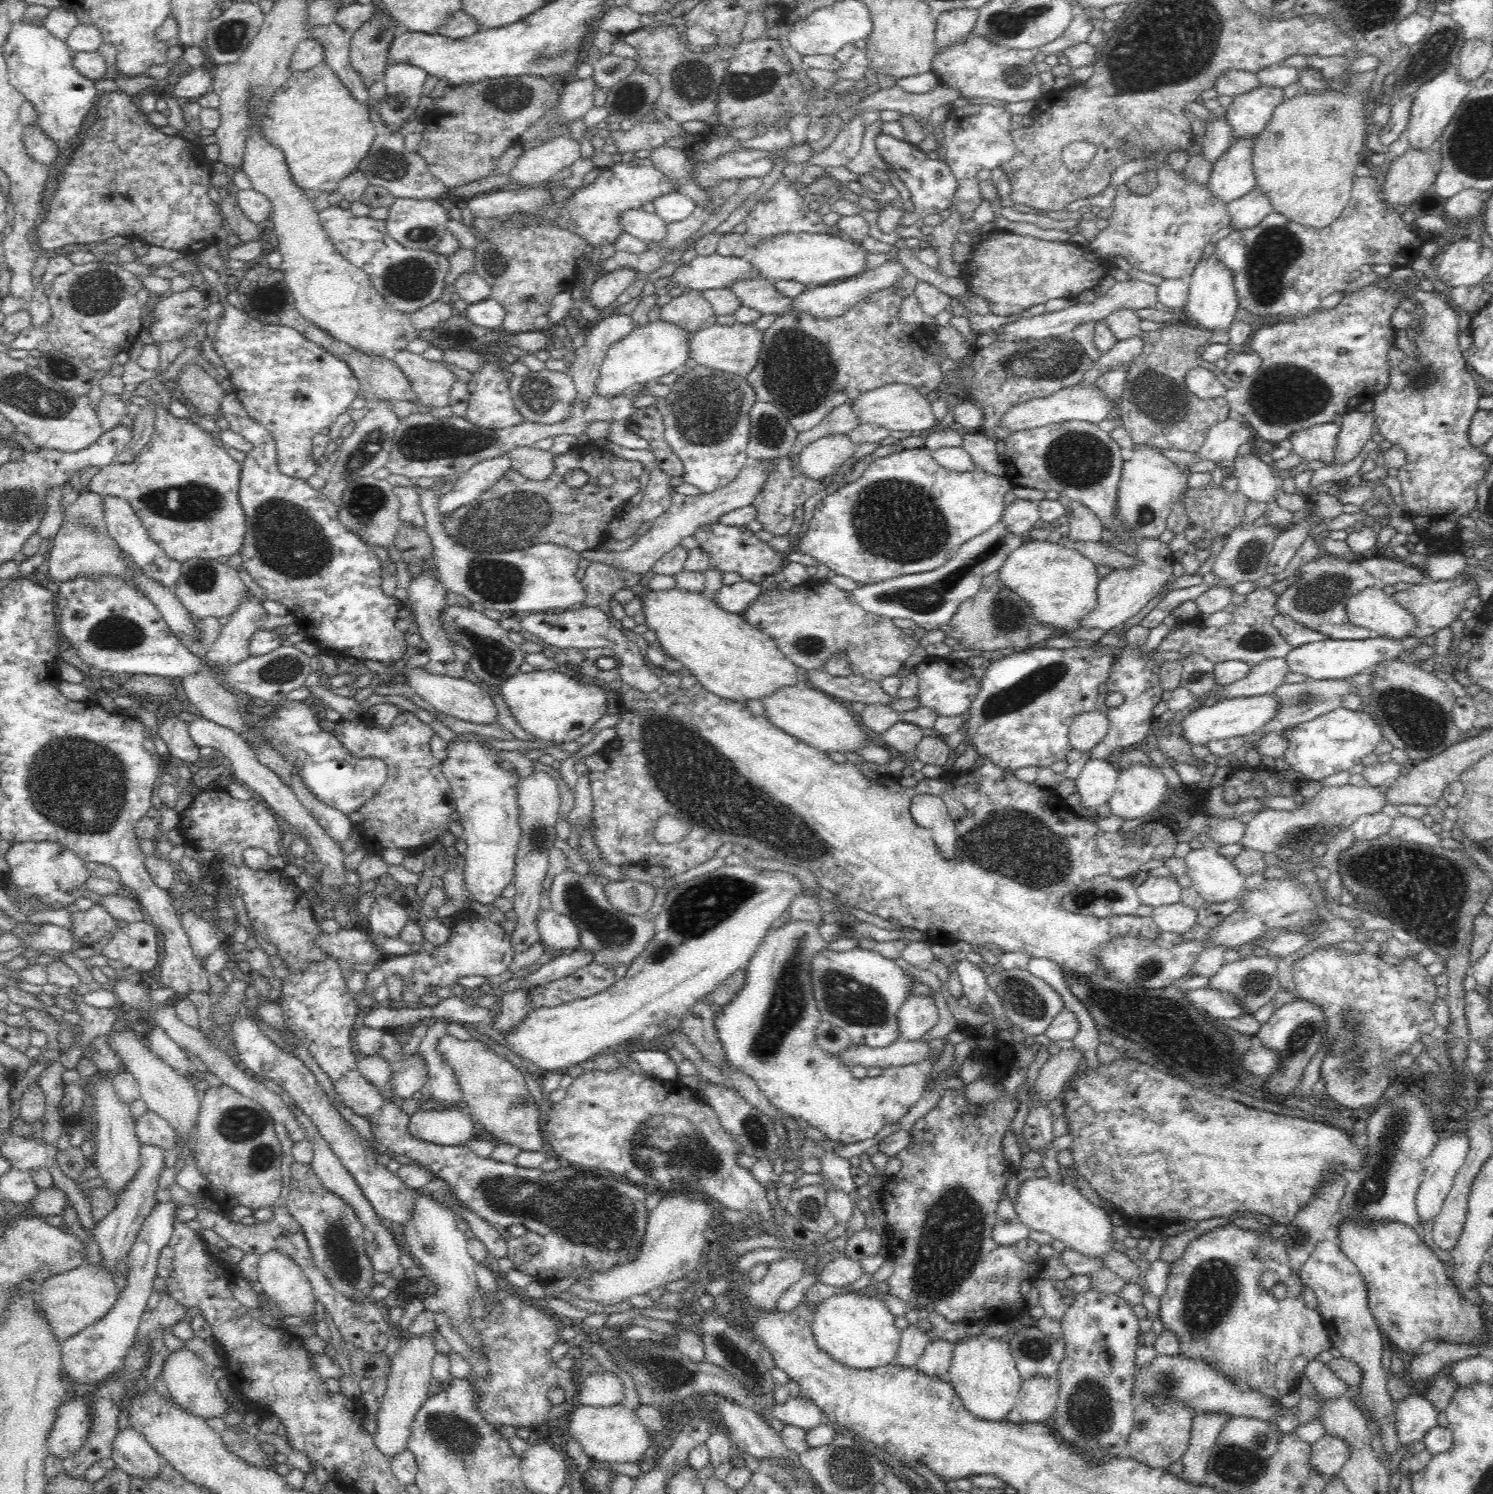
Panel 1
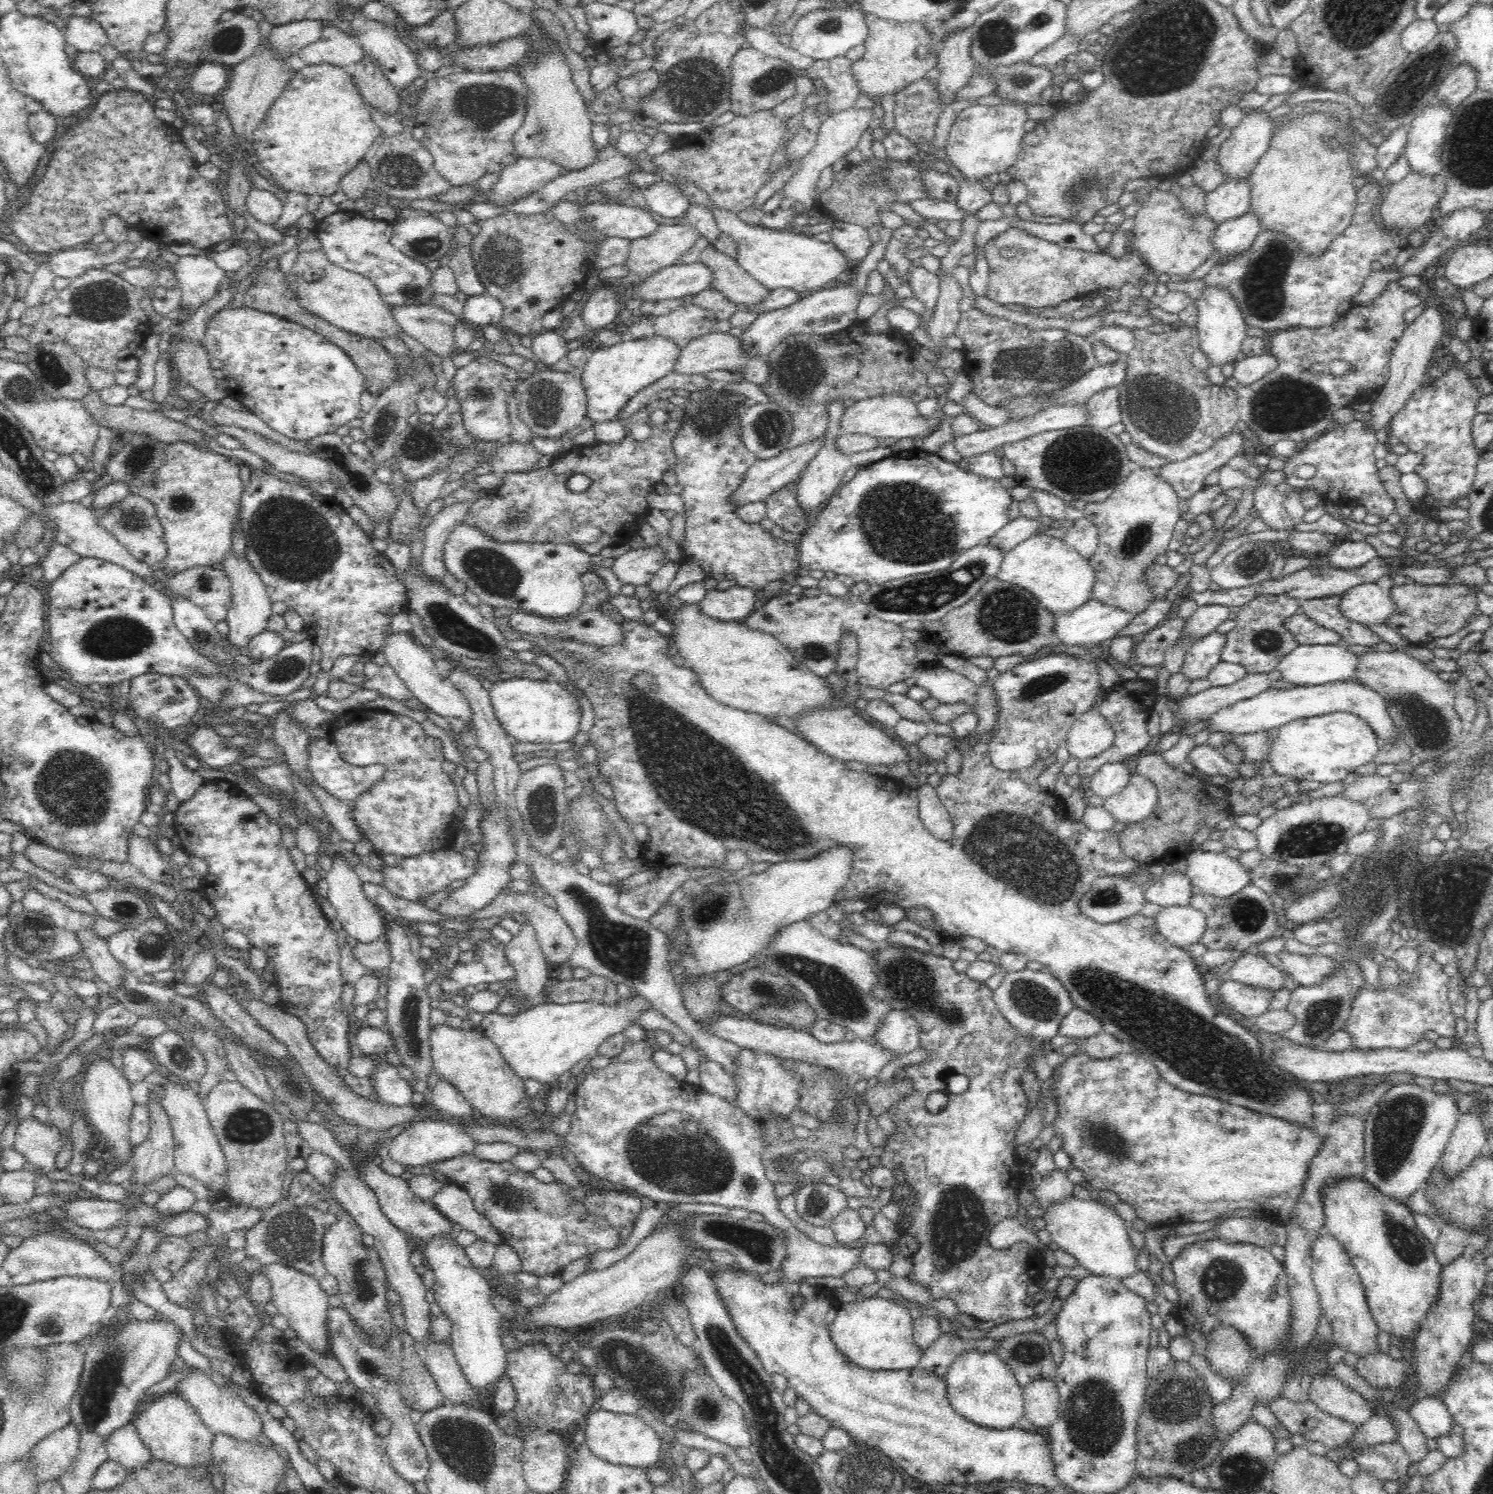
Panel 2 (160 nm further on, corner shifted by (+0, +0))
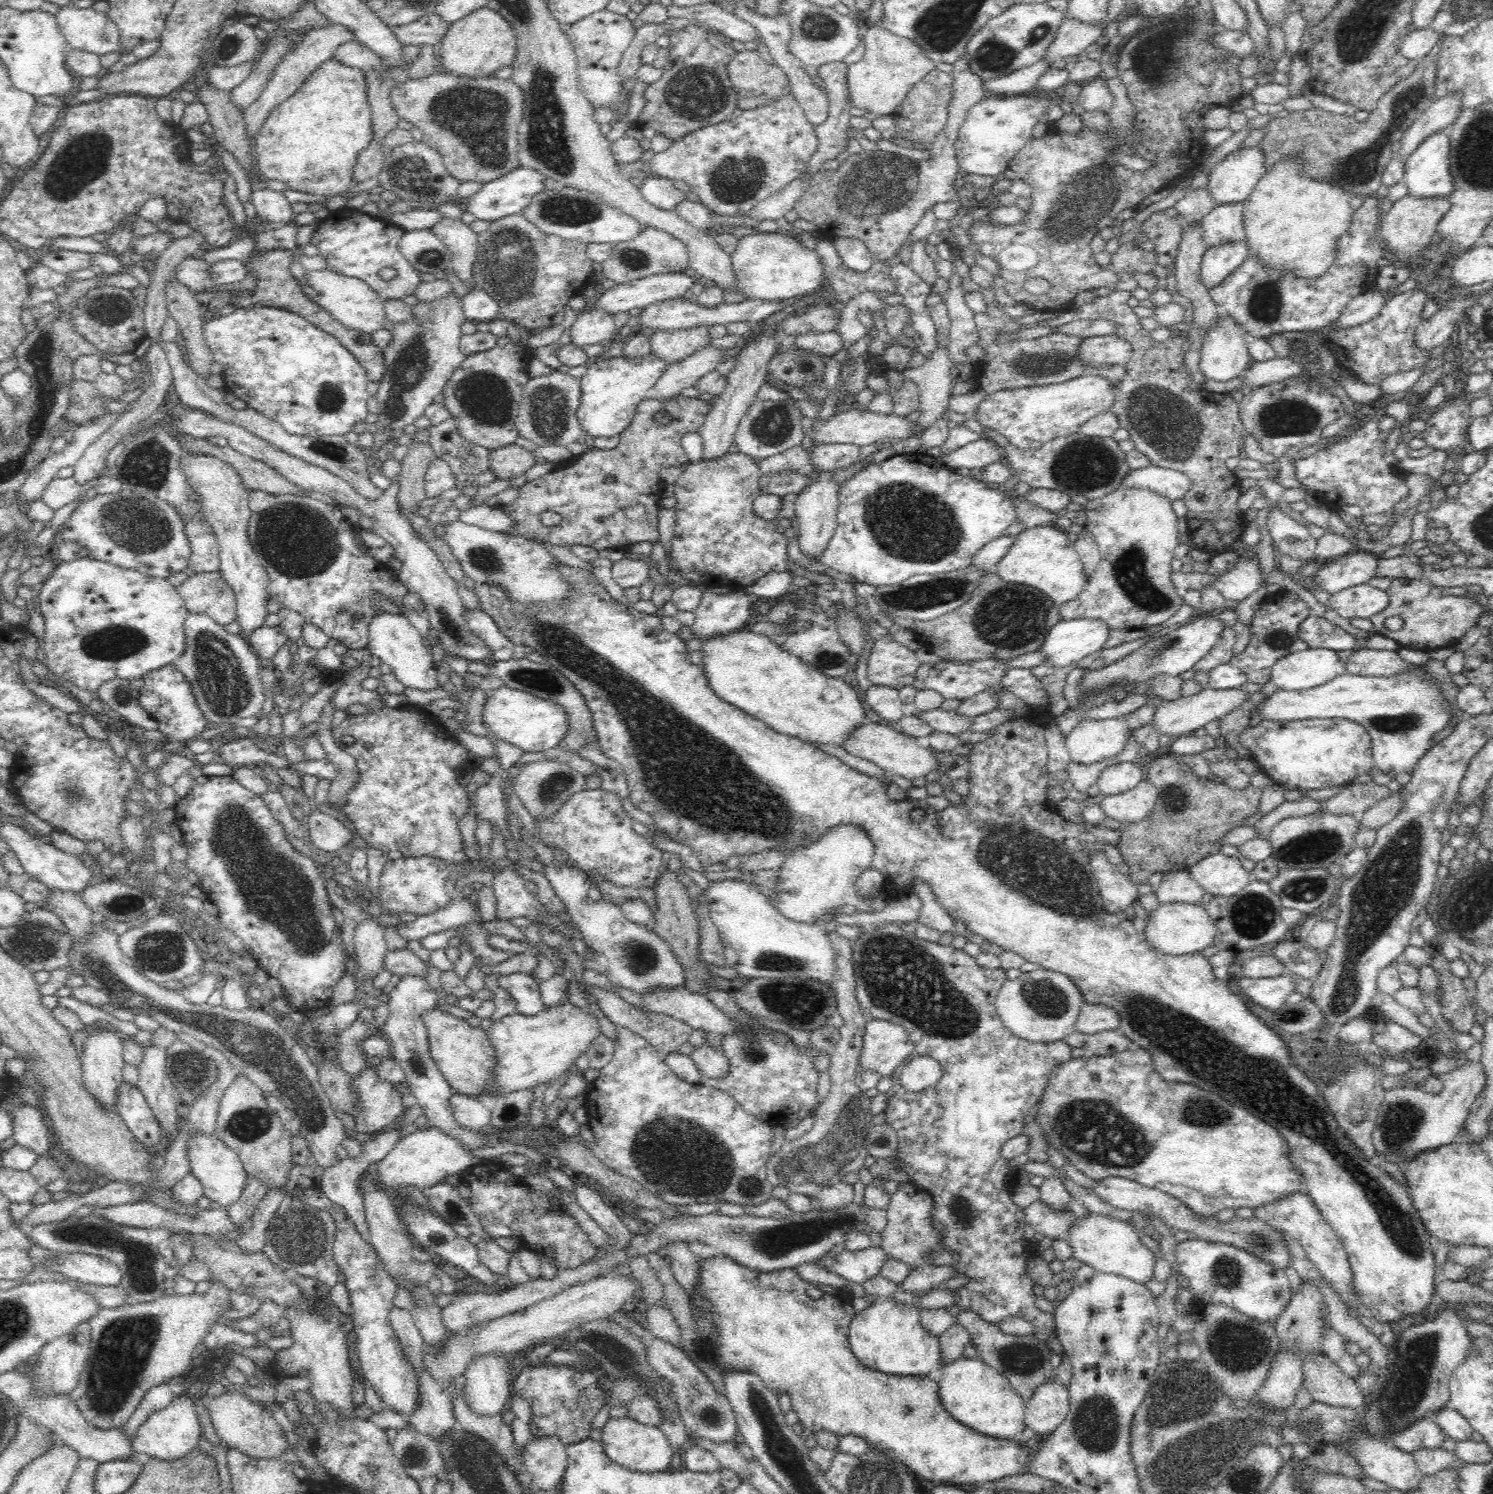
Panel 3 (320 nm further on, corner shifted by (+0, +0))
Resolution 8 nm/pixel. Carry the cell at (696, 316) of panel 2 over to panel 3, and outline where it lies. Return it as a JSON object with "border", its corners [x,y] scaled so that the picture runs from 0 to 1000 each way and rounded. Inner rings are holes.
{"border":[[[466,219],[447,223],[439,222],[435,223],[435,234],[437,238],[443,240],[446,246],[463,238],[473,231],[476,231],[474,219]]]}

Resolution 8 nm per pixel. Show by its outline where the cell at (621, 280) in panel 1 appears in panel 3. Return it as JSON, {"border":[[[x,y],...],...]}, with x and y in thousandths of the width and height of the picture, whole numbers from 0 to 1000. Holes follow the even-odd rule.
{"border":[[[395,207],[387,212],[381,220],[383,231],[389,233],[405,230],[411,226],[411,212],[407,210]]]}

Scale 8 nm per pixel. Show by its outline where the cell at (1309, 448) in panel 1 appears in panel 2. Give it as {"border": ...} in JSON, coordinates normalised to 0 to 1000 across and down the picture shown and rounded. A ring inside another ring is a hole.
{"border":[[[907,281],[904,283],[900,283],[893,285],[891,288],[885,290],[882,294],[873,297],[871,302],[861,307],[859,313],[861,317],[861,323],[868,327],[879,327],[881,328],[887,337],[895,337],[898,339],[906,338],[914,339],[915,343],[929,347],[934,343],[934,335],[924,321],[924,314],[922,311],[920,301],[923,299],[922,286],[917,282]],[[872,311],[877,311],[881,314],[881,317],[877,321],[873,321],[868,318],[868,315]]]}

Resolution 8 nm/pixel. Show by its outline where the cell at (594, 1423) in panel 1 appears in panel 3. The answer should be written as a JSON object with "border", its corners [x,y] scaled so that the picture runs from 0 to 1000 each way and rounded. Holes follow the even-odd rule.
{"border":[[[417,948],[409,950],[404,955],[403,969],[407,977],[423,985],[431,985],[433,987],[445,985],[454,981],[455,975],[449,969],[449,965],[441,956],[437,956],[435,954],[428,953],[424,949]]]}

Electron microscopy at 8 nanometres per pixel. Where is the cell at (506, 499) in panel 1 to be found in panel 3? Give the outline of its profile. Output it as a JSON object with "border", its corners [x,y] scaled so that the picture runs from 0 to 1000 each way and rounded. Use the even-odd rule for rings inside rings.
{"border":[[[437,264],[429,269],[427,278],[425,278],[422,285],[417,289],[413,300],[409,301],[402,301],[398,299],[396,302],[387,305],[383,312],[372,314],[363,320],[357,323],[354,323],[348,326],[347,334],[342,339],[338,339],[338,343],[346,349],[342,358],[351,359],[352,361],[359,361],[359,362],[367,362],[372,365],[388,364],[396,365],[401,369],[404,367],[421,367],[429,363],[439,363],[441,361],[441,336],[444,333],[445,324],[442,321],[442,316],[446,313],[457,313],[460,307],[458,305],[456,293],[461,289],[468,289],[472,284],[473,278],[478,272],[478,270],[473,269],[468,266],[461,266],[458,264],[453,265],[449,268],[441,268]],[[439,276],[447,276],[449,282],[447,284],[441,284],[438,281]],[[430,337],[433,341],[432,346],[428,349],[423,349],[419,347],[419,340],[424,338]],[[363,343],[372,343],[376,346],[374,352],[367,353],[362,349]]]}

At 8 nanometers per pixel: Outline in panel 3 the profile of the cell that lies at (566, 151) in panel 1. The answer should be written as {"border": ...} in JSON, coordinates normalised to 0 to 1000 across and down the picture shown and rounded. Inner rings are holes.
{"border":[[[348,111],[330,122],[324,123],[324,124],[311,135],[313,141],[316,143],[317,147],[323,147],[323,149],[331,149],[338,145],[350,143],[350,141],[354,138],[358,130],[362,129],[363,126],[365,126],[365,122],[366,119],[364,119],[363,116]]]}

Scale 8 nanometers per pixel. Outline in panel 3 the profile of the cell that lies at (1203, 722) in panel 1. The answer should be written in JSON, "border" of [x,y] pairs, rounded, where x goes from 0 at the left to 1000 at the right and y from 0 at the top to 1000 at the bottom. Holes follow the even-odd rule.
{"border":[[[954,446],[942,447],[932,452],[910,452],[900,450],[885,459],[873,463],[855,463],[845,471],[845,479],[851,482],[873,482],[873,481],[902,481],[910,484],[918,492],[920,516],[930,518],[934,522],[937,518],[946,518],[950,510],[960,499],[959,495],[973,485],[973,473],[966,464],[965,456],[954,448]]]}

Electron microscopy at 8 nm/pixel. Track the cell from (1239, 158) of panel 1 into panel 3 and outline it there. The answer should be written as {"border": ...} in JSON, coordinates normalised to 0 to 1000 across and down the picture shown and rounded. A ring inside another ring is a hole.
{"border":[[[833,136],[817,137],[813,139],[804,150],[806,167],[815,167],[825,161],[833,161],[833,153],[832,153],[832,139]]]}

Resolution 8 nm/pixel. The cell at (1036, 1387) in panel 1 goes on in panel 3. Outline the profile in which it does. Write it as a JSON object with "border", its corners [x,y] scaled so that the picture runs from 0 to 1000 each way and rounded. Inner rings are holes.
{"border":[[[707,924],[701,924],[696,928],[691,934],[691,936],[687,939],[687,955],[693,957],[694,961],[702,961],[709,957],[709,954],[713,953],[717,944],[717,934],[715,928],[709,926]]]}

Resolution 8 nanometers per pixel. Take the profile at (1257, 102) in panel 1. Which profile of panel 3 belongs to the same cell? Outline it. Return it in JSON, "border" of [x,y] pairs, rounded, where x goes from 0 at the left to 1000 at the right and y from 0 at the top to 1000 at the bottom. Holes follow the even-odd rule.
{"border":[[[837,98],[824,102],[810,116],[808,124],[812,139],[833,136],[845,118],[845,101]]]}

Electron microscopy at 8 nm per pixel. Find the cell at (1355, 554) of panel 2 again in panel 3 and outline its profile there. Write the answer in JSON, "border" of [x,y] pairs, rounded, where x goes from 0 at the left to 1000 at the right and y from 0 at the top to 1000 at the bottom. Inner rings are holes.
{"border":[[[904,369],[887,378],[880,386],[879,392],[884,393],[889,398],[894,398],[906,394],[907,392],[915,391],[921,386],[924,373],[914,369]]]}

